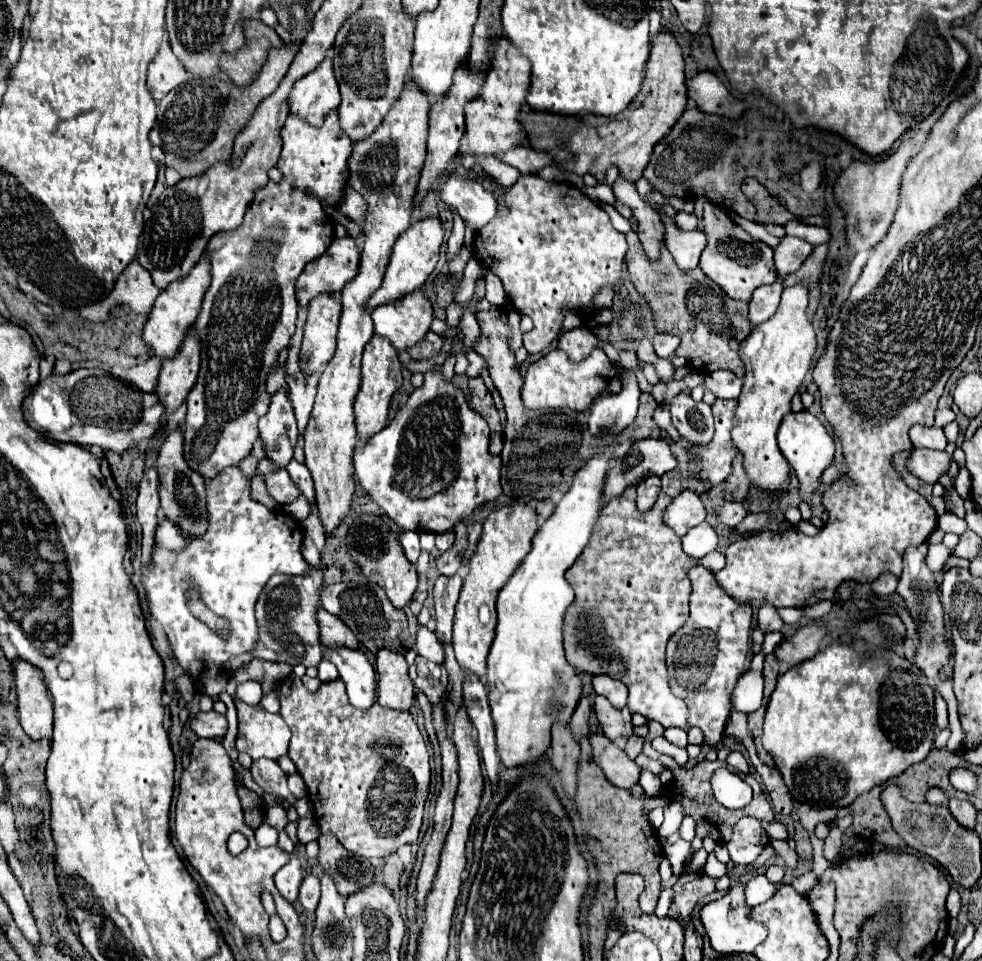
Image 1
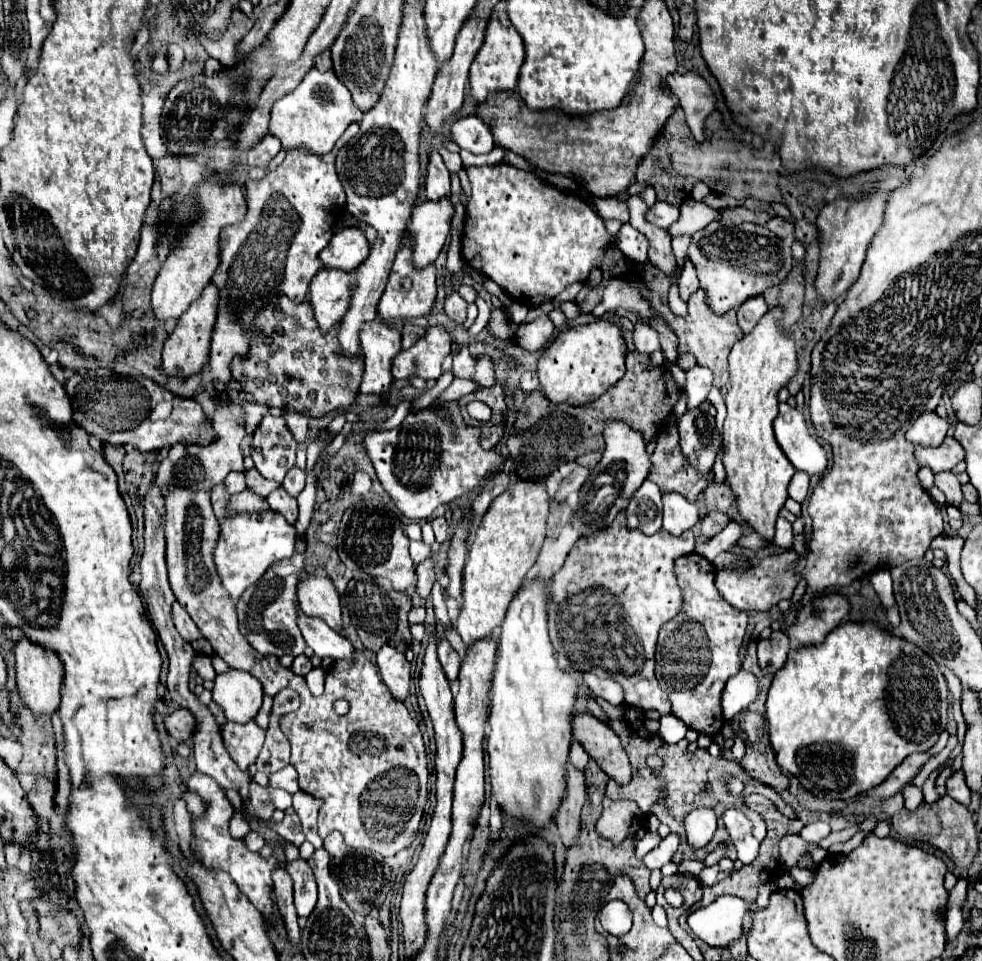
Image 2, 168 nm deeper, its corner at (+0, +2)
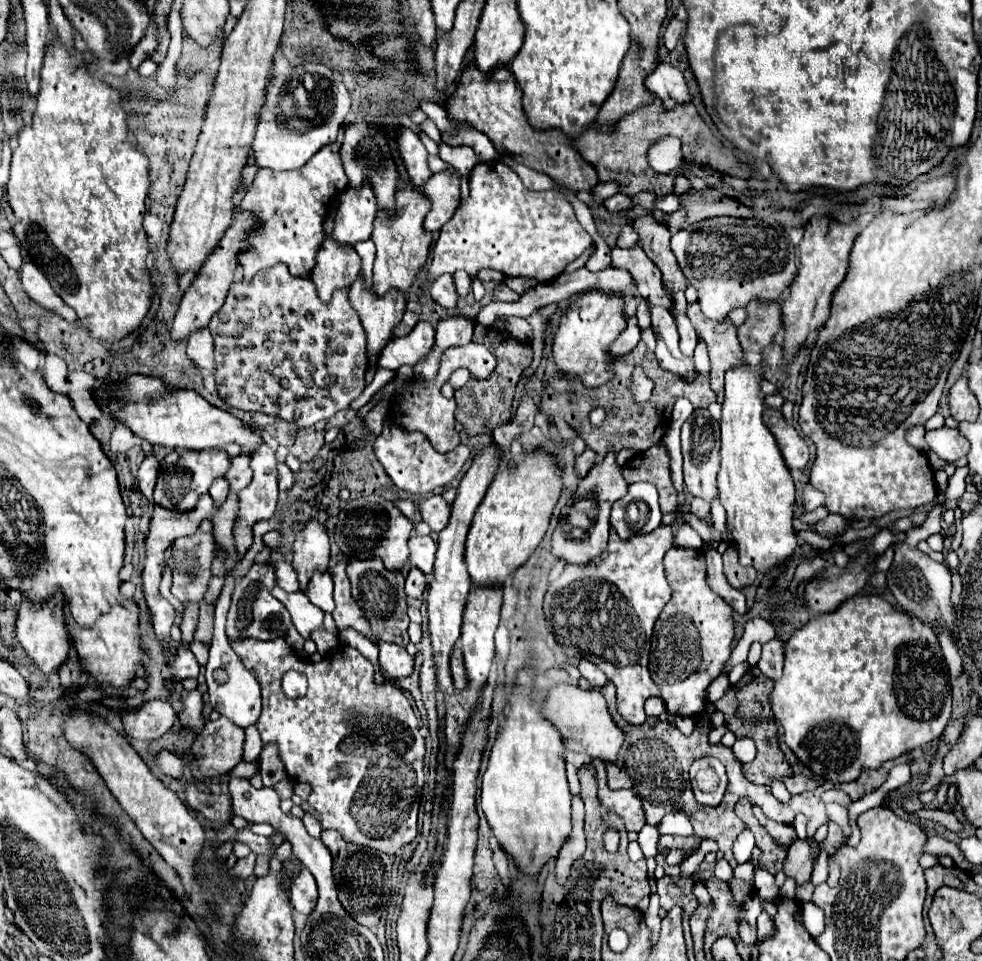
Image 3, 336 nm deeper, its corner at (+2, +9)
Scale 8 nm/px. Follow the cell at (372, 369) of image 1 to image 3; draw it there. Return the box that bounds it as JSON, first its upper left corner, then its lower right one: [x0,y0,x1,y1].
[348,275,406,359]

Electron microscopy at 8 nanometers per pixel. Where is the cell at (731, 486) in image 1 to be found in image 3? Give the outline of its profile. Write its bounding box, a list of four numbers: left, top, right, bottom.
[690,497,710,517]

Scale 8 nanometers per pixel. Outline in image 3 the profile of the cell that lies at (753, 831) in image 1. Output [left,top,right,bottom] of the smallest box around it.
[734,829,754,863]

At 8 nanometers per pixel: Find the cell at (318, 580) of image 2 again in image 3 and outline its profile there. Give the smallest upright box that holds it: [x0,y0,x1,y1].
[292,521,330,591]

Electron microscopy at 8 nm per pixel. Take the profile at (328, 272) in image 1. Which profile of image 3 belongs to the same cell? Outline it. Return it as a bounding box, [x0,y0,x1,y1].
[332,185,376,247]

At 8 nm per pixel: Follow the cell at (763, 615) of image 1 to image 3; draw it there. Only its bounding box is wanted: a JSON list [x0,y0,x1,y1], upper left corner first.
[758,638,784,681]

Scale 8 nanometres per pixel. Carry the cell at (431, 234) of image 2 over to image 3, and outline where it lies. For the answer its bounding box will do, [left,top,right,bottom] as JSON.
[422,171,460,233]

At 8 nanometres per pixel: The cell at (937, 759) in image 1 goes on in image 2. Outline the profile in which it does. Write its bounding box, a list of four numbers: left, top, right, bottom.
[882,794,902,816]

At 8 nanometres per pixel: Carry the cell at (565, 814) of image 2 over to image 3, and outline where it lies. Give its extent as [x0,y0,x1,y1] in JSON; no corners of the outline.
[558,795,586,883]

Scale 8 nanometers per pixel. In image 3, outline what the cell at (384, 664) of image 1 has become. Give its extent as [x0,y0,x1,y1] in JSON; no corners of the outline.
[378,641,414,679]

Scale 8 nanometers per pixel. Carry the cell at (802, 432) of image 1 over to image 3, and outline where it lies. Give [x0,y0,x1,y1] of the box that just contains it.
[764,409,810,469]

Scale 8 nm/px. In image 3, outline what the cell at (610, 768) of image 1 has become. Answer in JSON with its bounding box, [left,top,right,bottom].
[544,685,624,763]

